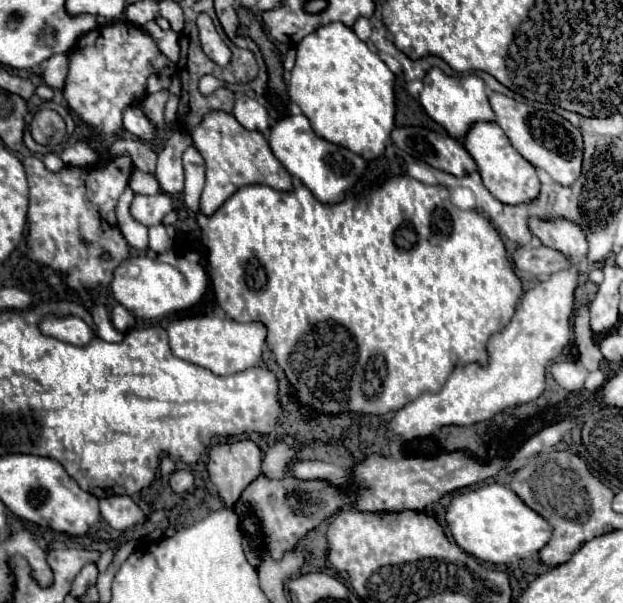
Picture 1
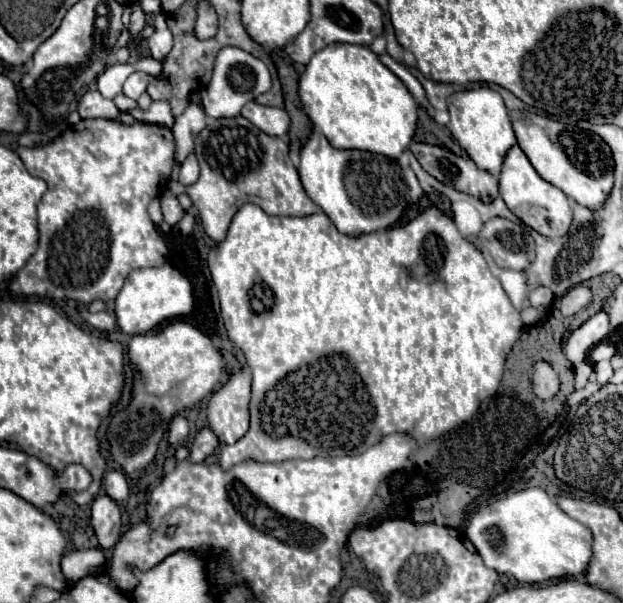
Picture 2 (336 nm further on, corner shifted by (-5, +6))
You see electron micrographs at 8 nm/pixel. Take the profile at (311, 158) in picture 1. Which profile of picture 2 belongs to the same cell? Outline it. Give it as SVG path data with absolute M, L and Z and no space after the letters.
M314 129L300 151L298 173L308 197L344 235L368 235L390 229L400 221L406 207L424 195L410 167L400 167L398 161L368 151L334 149L318 129Z

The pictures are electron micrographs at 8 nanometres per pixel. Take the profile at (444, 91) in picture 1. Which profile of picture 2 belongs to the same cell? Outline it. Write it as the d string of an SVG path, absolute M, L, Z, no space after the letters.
M476 87L470 91L454 93L448 99L448 111L450 111L450 123L448 129L454 135L454 139L460 143L460 147L470 155L470 159L484 171L490 171L492 175L500 175L502 163L510 147L516 145L516 137L512 131L512 123L508 117L508 109L500 97L490 87Z

